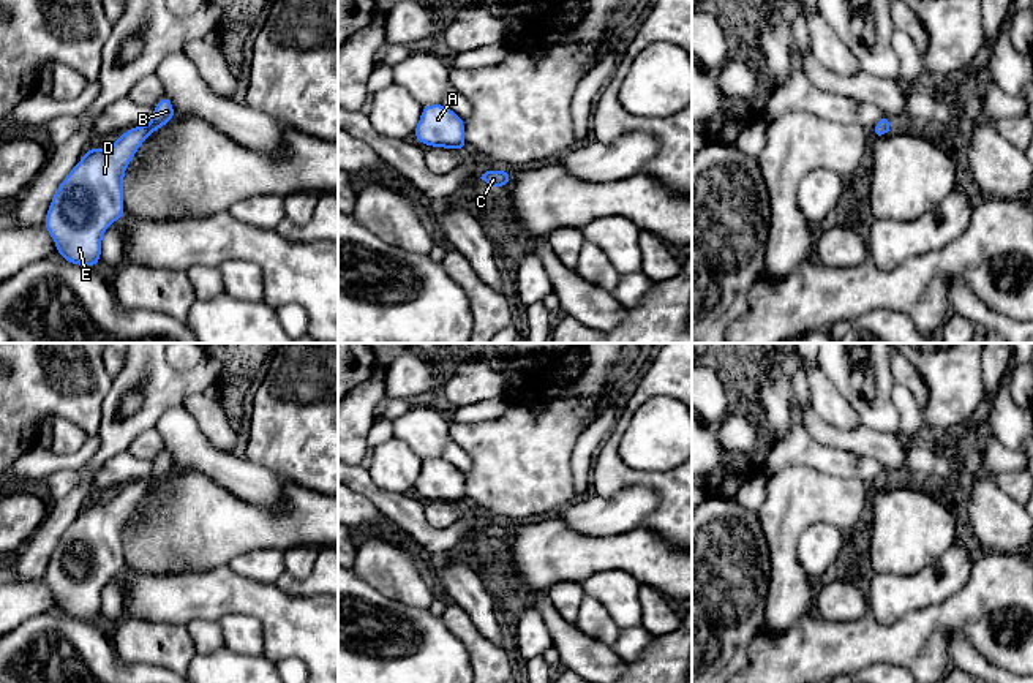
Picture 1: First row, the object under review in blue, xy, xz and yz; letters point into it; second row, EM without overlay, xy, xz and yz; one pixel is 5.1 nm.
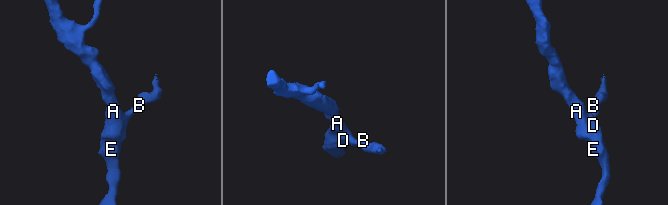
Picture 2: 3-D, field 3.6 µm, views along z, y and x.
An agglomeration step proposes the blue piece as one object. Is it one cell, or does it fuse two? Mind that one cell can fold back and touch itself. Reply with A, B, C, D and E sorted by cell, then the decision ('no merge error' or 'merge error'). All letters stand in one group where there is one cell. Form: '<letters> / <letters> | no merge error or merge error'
A B C D E | no merge error

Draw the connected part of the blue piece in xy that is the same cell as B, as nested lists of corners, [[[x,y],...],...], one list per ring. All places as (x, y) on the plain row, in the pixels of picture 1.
[[[164,449],[153,460],[150,477],[123,485],[107,503],[101,504],[92,500],[68,526],[58,539],[43,577],[52,590],[60,612],[76,620],[96,621],[101,615],[103,588],[114,575],[125,569],[123,530],[126,522],[144,495],[174,473],[172,454]]]

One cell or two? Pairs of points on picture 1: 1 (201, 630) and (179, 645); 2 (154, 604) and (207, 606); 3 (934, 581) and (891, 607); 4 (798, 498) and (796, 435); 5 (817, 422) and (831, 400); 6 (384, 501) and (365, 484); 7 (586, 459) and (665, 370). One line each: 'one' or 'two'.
1: two
2: one
3: one
4: two
5: two
6: one
7: two

